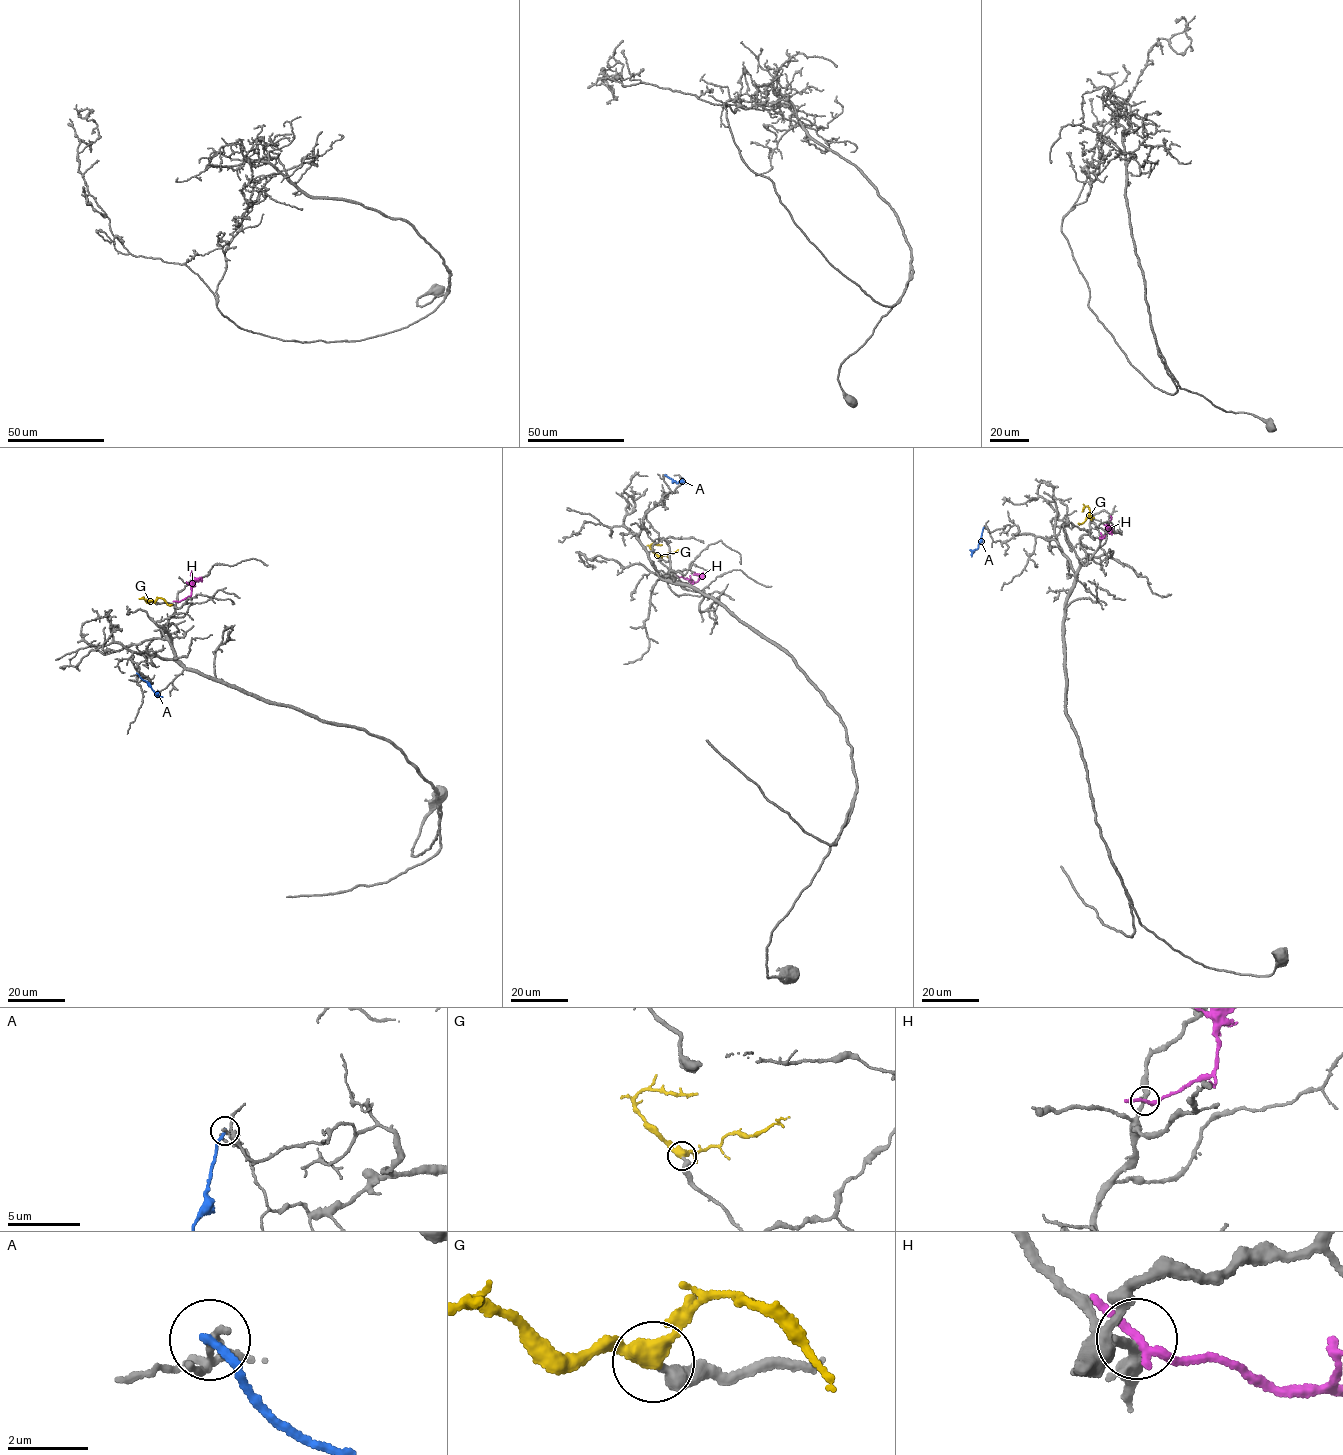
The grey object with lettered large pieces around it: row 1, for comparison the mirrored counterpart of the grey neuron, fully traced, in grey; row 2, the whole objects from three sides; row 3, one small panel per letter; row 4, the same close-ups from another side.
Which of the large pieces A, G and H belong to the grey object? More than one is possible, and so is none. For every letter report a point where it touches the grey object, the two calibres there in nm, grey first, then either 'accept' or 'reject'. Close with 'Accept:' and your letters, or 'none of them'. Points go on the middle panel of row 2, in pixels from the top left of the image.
A: (664, 475) | 190/220 nm | reject
G: (659, 557) | 380/400 nm | accept
H: (676, 575) | 280/200 nm | reject
Accept: G

